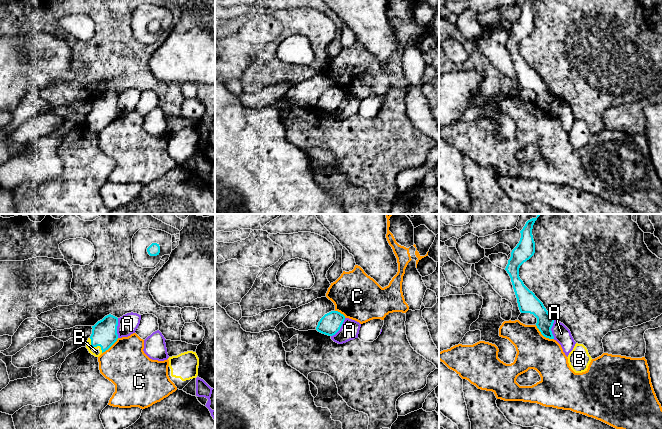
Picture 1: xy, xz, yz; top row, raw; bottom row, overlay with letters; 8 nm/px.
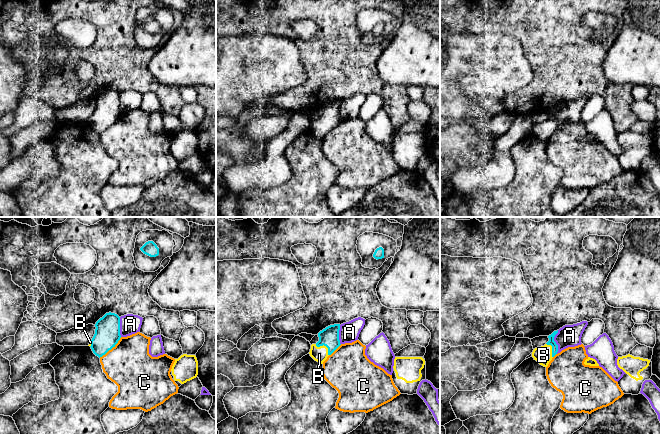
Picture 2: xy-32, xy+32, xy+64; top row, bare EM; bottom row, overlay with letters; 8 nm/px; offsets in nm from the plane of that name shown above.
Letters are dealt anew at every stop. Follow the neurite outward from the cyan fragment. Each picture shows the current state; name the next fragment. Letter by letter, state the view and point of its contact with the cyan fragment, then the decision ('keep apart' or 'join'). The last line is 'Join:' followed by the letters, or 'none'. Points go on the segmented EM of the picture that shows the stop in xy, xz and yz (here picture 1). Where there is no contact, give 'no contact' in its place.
A: contact xz (340, 327); keep apart
B: contact xy (95, 346); join
C: contact yz (543, 335); keep apart
Join: B

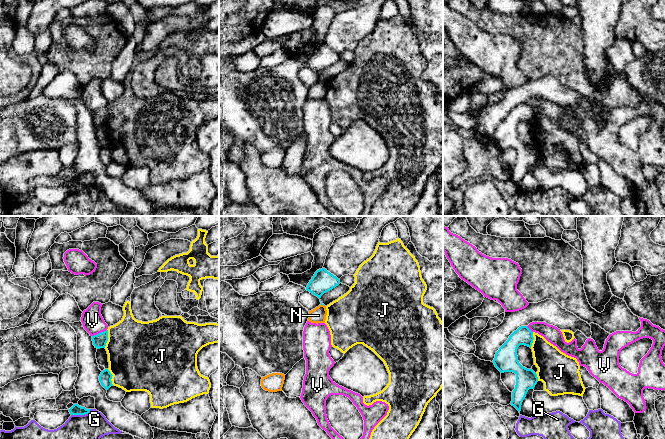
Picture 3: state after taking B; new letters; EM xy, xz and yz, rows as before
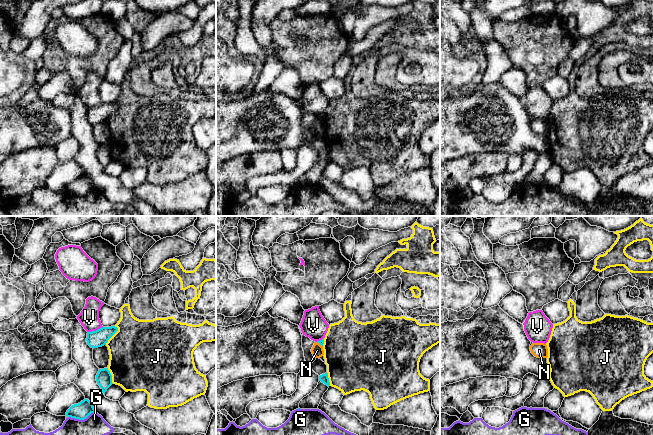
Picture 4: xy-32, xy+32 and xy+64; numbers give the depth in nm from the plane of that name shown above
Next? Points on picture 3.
G: contact xy (81, 414); keep apart
J: contact xy (107, 338); keep apart
N: contact xz (323, 304); keep apart
V: contact xy (99, 333); keep apart
Join: none

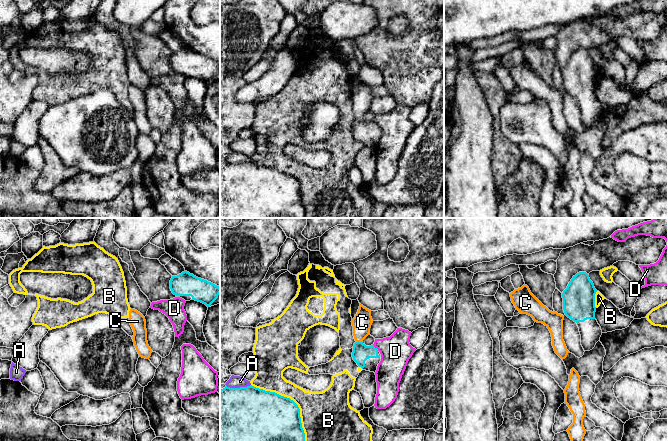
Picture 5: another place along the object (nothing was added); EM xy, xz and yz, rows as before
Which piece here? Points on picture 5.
A: contact xz (238, 388); keep apart
B: contact xz (292, 400); keep apart
C: contact xz (359, 342); join
D: contact xz (374, 347); keep apart
Join: C

